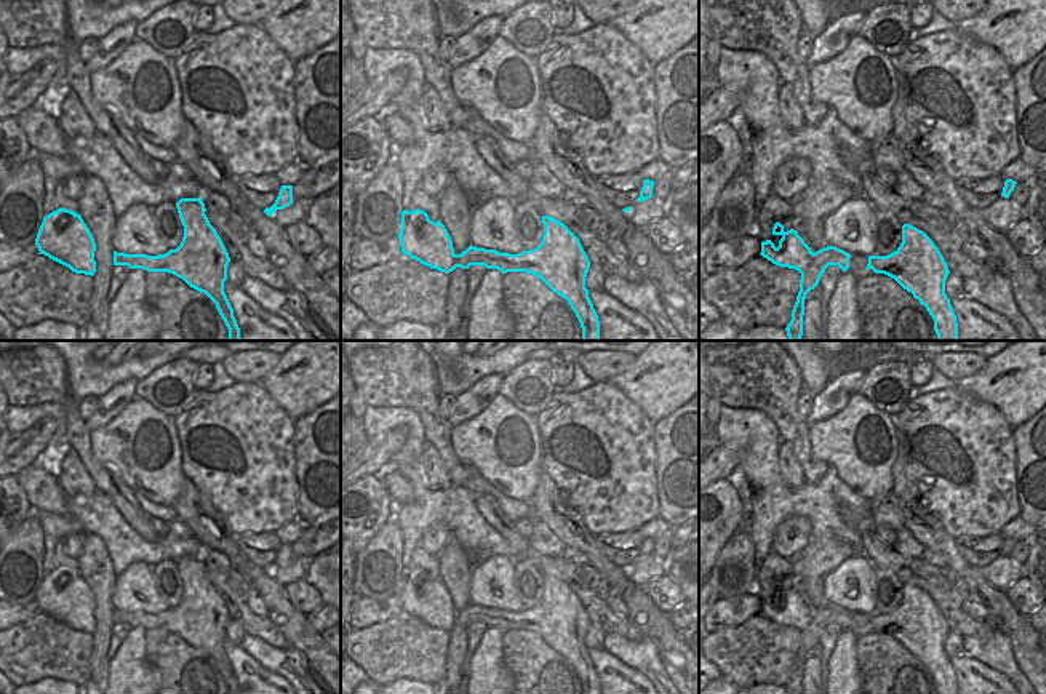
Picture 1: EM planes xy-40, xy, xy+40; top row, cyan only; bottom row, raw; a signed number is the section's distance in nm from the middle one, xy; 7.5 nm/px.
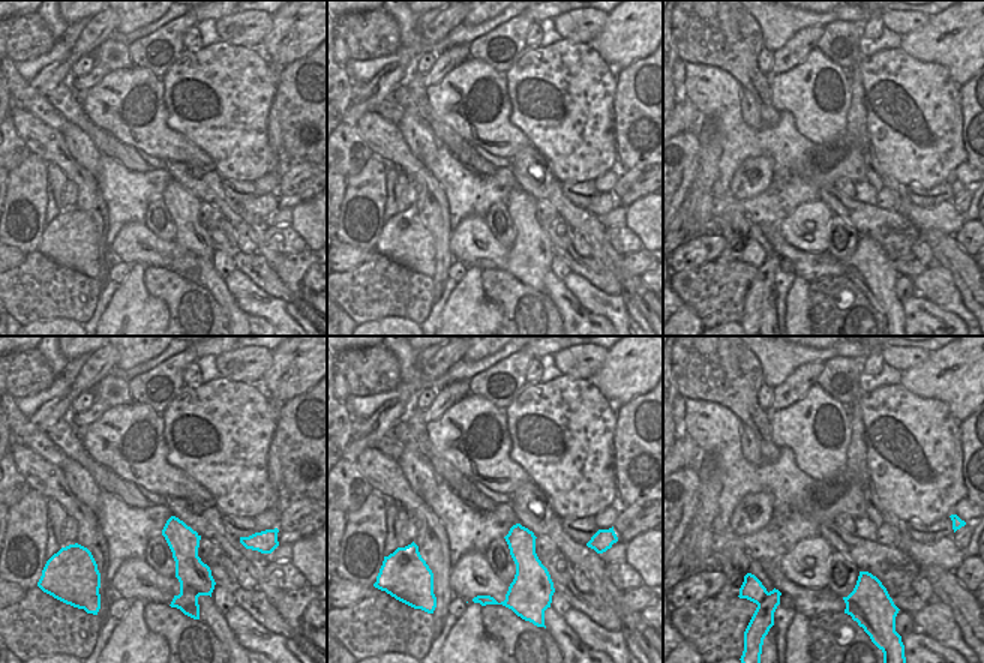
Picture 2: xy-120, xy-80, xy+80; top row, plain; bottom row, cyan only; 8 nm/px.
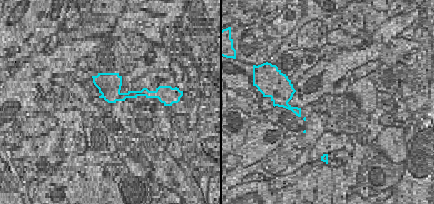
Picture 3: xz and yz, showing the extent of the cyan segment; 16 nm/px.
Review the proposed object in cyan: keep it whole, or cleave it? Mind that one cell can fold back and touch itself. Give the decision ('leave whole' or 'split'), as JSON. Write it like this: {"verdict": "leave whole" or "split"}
{"verdict": "leave whole"}

